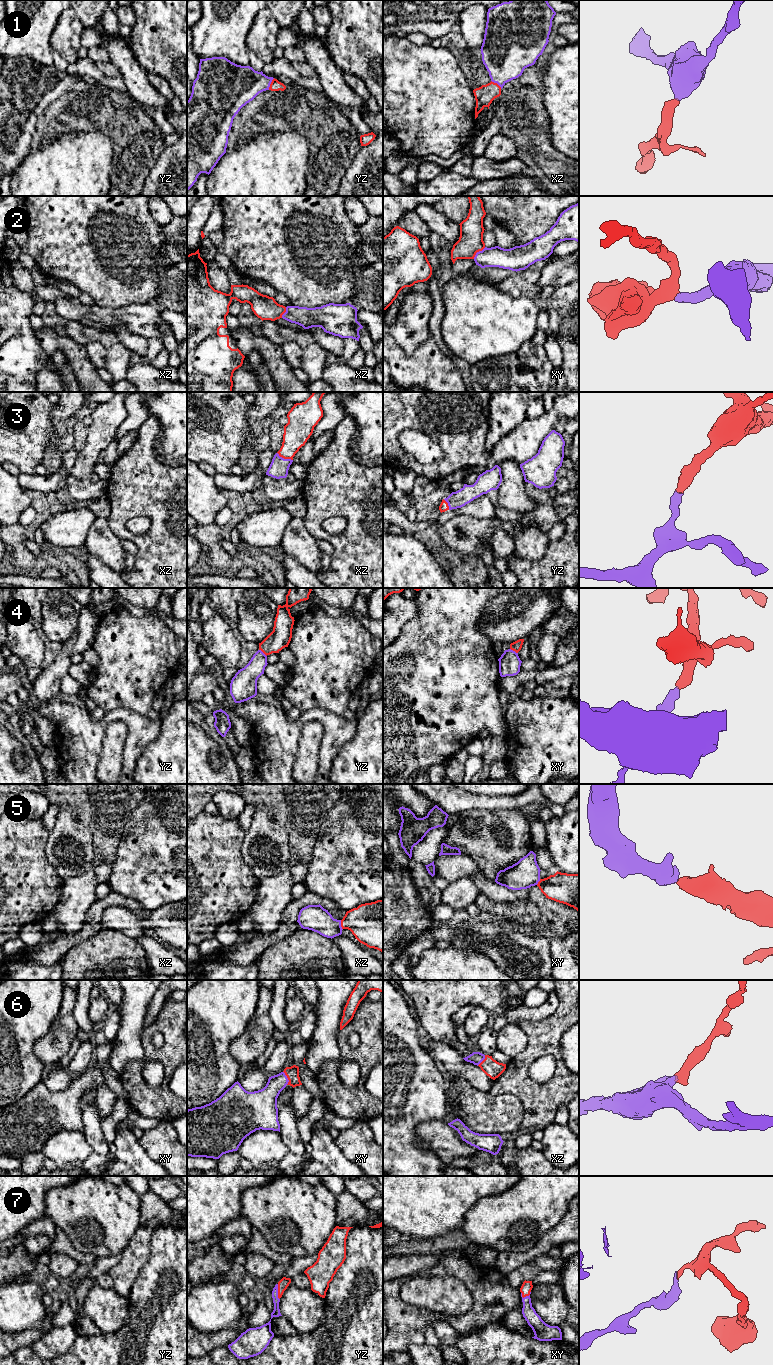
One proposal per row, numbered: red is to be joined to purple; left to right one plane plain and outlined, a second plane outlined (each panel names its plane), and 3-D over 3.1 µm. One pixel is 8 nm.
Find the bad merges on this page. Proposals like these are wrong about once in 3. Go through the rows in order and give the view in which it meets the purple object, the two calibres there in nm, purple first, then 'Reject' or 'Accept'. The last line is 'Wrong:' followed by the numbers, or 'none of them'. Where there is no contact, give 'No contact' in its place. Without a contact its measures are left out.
1: Touches purple in yz. Thickness 320 nm (purple) against 90 nm. Accept
2: Touches purple in xy. Thickness 160 nm (purple) against 200 nm. Accept
3: Touches purple in xz. Thickness 150 nm (purple) against 220 nm. Accept
4: Touches purple in yz. Thickness 180 nm (purple) against 170 nm. Accept
5: Touches purple in xz. Thickness 200 nm (purple) against 340 nm. Accept
6: Touches purple in xy. Thickness 190 nm (purple) against 110 nm. Accept
7: Touches purple in yz. Thickness 60 nm (purple) against 80 nm. Accept
Wrong: none of them

